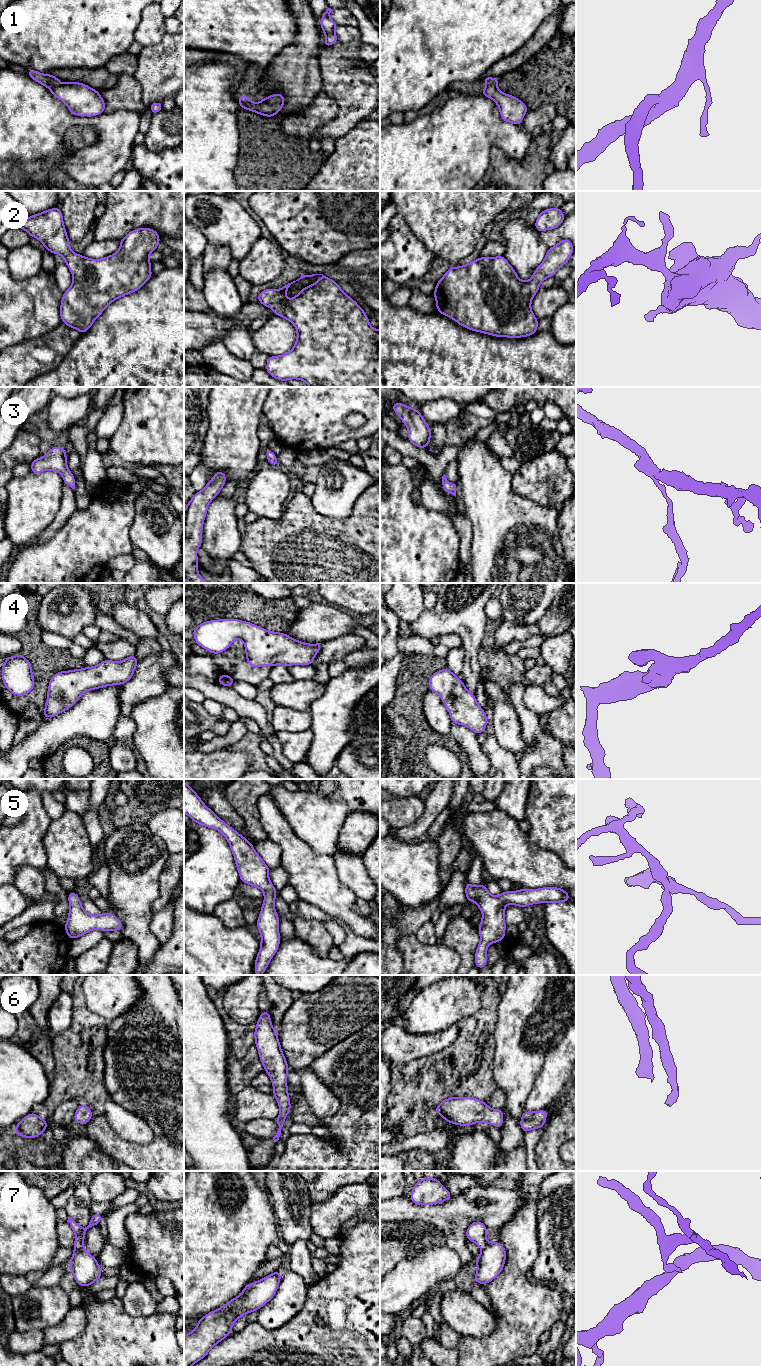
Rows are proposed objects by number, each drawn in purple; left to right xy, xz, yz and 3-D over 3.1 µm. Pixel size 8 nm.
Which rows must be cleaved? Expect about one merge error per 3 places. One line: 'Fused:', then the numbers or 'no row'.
Fused: 1, 7

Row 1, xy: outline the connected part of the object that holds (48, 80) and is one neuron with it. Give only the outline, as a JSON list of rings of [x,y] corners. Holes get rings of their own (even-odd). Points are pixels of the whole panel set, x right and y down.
[[[29,69],[26,73],[34,81],[40,83],[43,86],[46,86],[49,89],[54,87],[54,86],[58,86],[60,83],[60,79],[51,75],[51,74],[43,74],[43,73],[37,72],[33,69]]]

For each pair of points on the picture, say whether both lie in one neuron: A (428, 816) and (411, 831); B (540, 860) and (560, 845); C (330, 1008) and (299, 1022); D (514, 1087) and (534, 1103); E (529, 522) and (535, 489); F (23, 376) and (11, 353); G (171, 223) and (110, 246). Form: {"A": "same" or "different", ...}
{"A": "same", "B": "different", "C": "same", "D": "different", "E": "different", "F": "same", "G": "different"}

